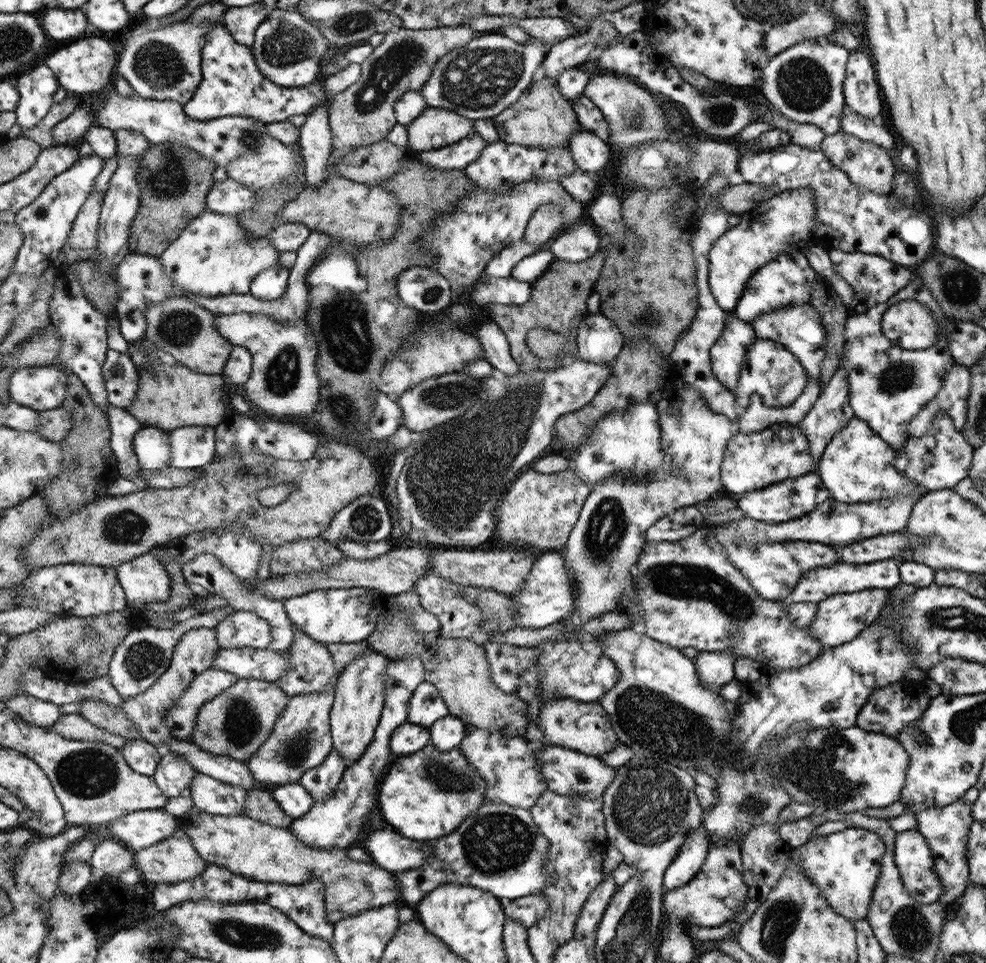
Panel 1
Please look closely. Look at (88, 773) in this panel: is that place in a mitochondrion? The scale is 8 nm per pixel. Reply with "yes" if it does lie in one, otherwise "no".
yes

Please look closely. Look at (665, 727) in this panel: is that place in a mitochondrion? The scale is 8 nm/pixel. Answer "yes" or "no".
yes

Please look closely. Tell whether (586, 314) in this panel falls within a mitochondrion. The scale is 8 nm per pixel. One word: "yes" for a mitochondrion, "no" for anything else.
no

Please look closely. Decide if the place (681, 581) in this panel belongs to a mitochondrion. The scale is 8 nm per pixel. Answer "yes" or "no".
yes

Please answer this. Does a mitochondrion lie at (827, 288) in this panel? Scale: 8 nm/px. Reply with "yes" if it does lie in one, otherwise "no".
no

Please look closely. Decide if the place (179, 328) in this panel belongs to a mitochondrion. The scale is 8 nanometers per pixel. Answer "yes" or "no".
yes

